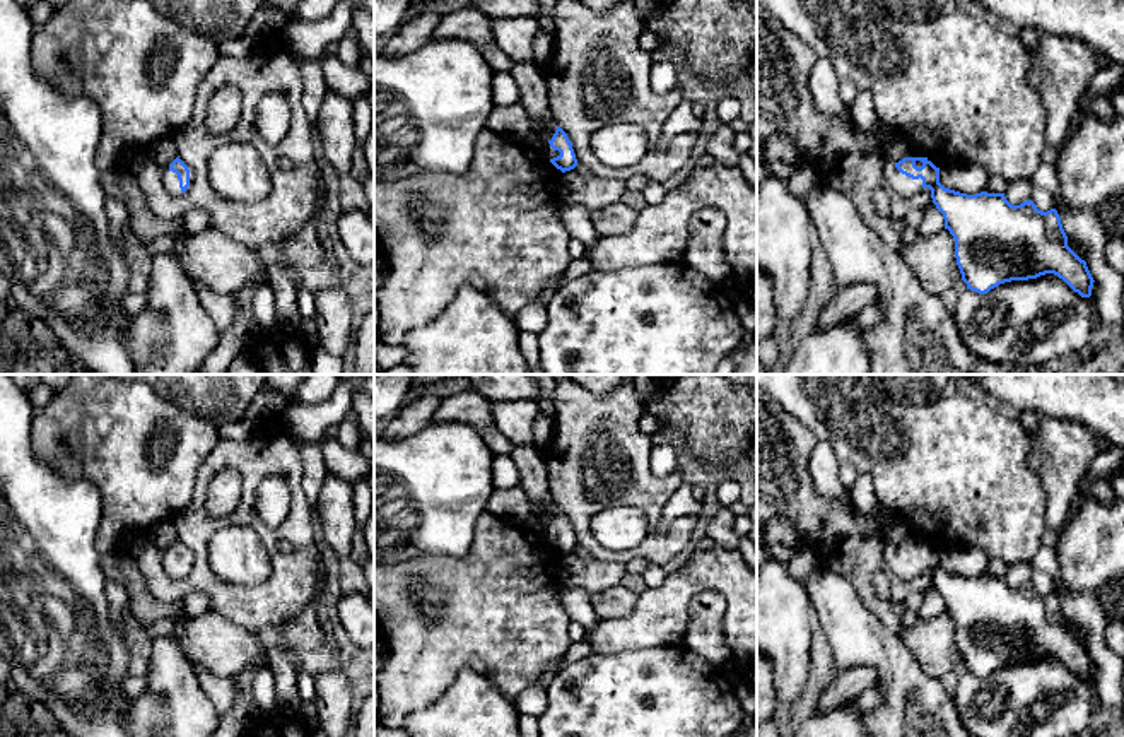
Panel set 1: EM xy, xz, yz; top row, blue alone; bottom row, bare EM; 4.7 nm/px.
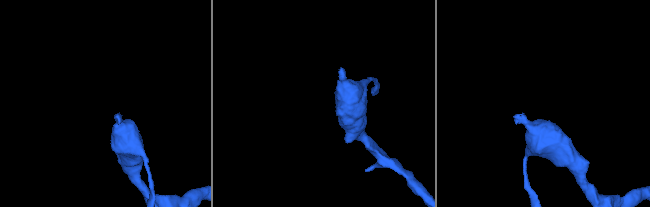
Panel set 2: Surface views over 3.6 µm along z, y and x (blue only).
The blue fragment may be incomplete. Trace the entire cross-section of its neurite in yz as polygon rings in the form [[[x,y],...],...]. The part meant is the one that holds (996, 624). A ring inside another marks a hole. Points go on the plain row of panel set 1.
[[[909,534],[899,545],[888,545],[885,559],[890,569],[904,580],[912,580],[922,571],[931,573],[933,587],[943,597],[945,612],[955,622],[955,641],[967,672],[986,677],[1004,665],[1054,657],[1081,681],[1092,679],[1095,663],[1086,645],[1068,629],[1068,619],[1056,592],[1042,595],[1032,583],[1013,588],[1004,576],[967,578],[945,571],[940,566],[940,551],[914,534]]]

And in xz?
[[[519,445],[512,448],[511,458],[514,460],[521,477],[519,486],[526,491],[533,510],[550,508],[555,513],[553,520],[545,527],[545,542],[562,556],[579,552],[567,516],[555,506],[550,496],[545,451],[540,451],[533,445]]]

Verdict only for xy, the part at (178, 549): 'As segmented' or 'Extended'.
Extended

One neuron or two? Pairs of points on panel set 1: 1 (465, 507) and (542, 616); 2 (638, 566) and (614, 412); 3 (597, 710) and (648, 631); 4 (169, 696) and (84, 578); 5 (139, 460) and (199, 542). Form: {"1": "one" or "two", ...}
{"1": "two", "2": "two", "3": "two", "4": "two", "5": "two"}

